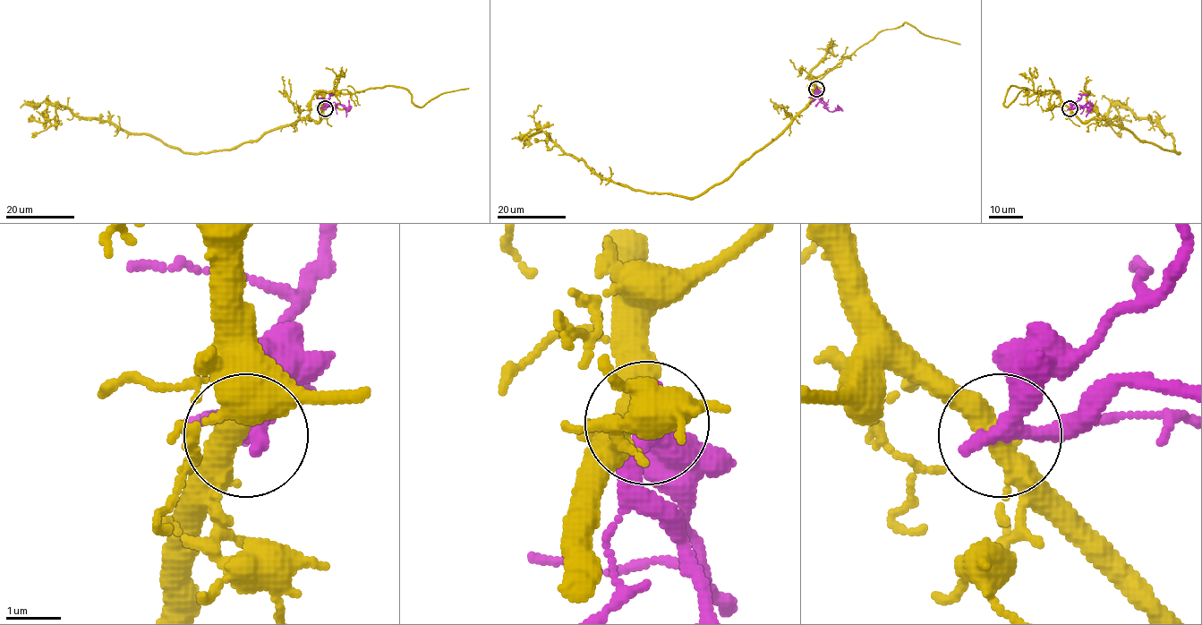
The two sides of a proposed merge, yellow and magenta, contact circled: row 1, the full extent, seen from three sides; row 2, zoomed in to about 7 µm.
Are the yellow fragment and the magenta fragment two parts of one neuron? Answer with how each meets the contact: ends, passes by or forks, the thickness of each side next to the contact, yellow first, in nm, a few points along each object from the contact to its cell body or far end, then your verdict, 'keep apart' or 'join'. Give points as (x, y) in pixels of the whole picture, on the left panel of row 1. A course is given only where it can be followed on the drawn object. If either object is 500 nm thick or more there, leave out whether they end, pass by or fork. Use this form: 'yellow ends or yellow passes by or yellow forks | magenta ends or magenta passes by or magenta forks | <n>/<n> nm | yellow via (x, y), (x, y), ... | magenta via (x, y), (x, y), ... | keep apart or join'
yellow forks | magenta passes by | 360/360 nm | yellow via (324, 108), (318, 123), (296, 120), (255, 141), (202, 153), (181, 151), (52, 105), (50, 124), (31, 137) | magenta via (324, 108), (328, 106), (341, 105), (345, 108), (345, 116) | keep apart

